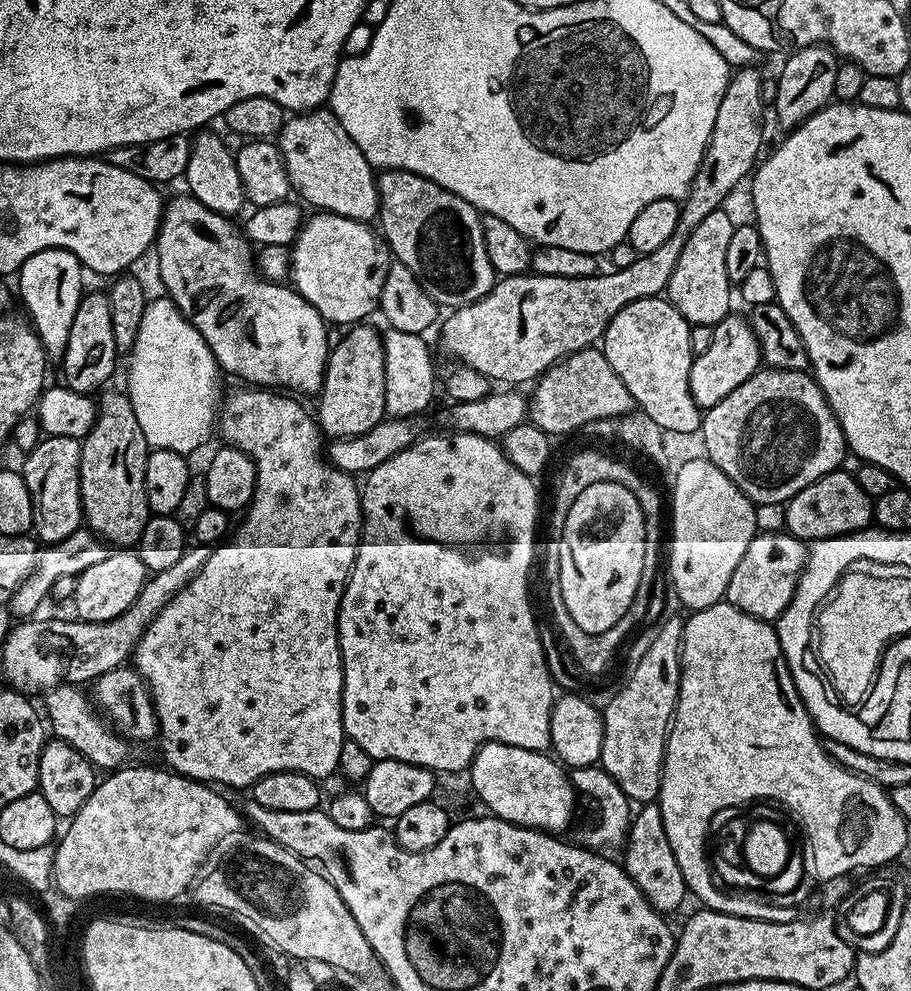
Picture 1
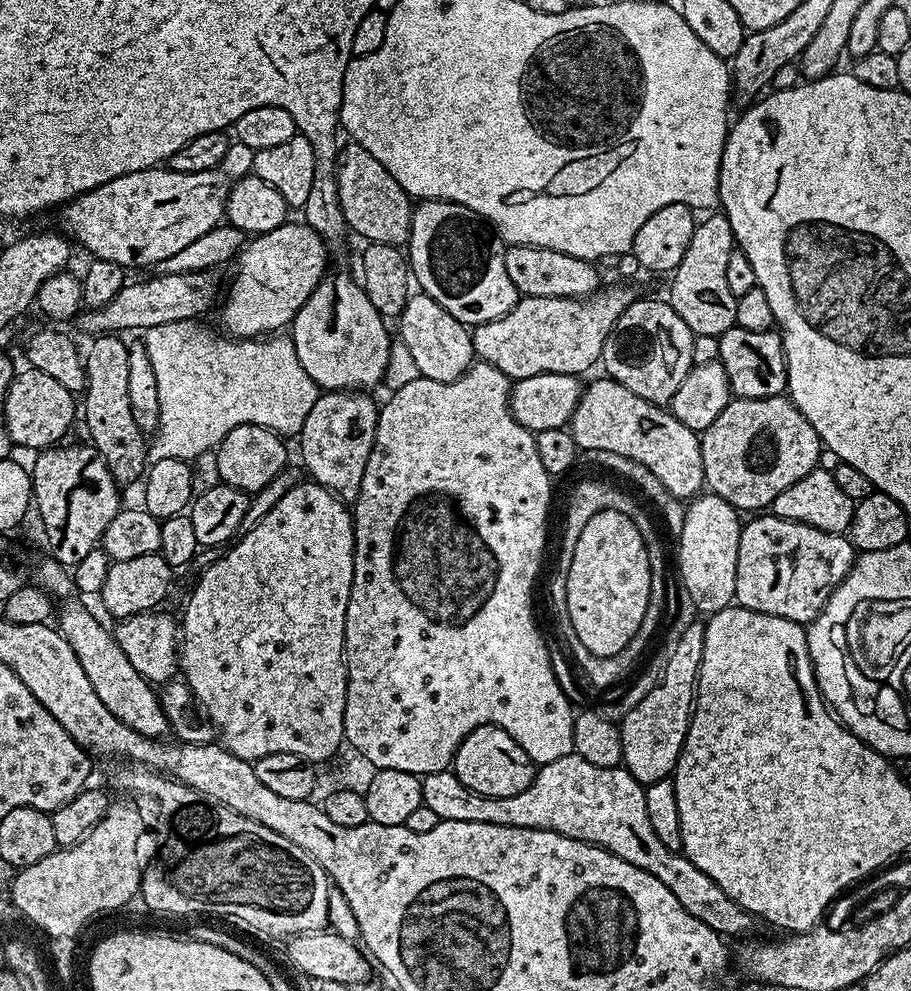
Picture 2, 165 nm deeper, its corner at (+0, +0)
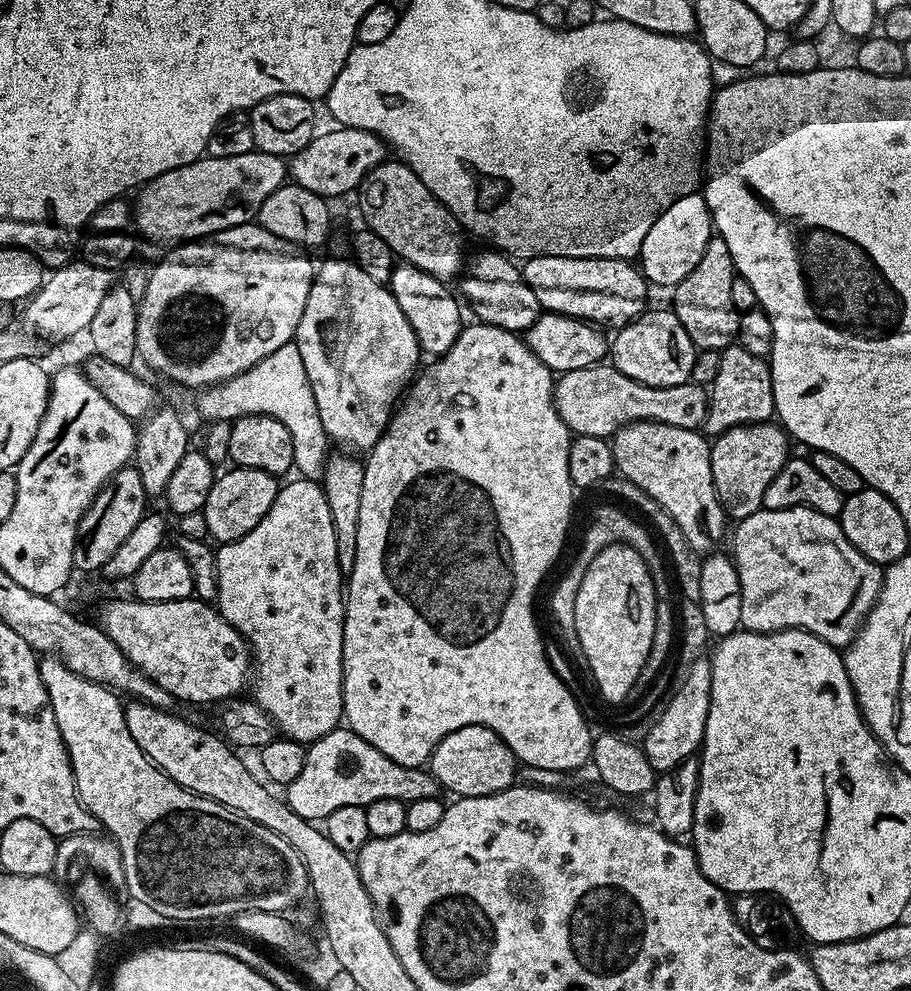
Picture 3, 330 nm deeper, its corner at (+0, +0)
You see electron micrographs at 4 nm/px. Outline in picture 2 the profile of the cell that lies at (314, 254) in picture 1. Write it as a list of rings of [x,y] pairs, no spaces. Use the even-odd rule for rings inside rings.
[[[306,222],[292,223],[253,235],[235,257],[236,273],[220,312],[225,333],[236,338],[260,338],[287,329],[296,311],[324,279],[330,251],[325,237]]]

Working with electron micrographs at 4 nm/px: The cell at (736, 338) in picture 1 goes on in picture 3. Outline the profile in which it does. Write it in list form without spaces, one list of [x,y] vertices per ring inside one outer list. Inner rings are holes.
[[[611,363],[591,364],[582,370],[559,373],[552,390],[562,422],[569,432],[577,435],[594,435],[611,438],[616,431],[639,420],[662,422],[666,426],[703,429],[708,413],[709,389],[703,384],[686,383],[678,386],[646,386],[626,378]]]

